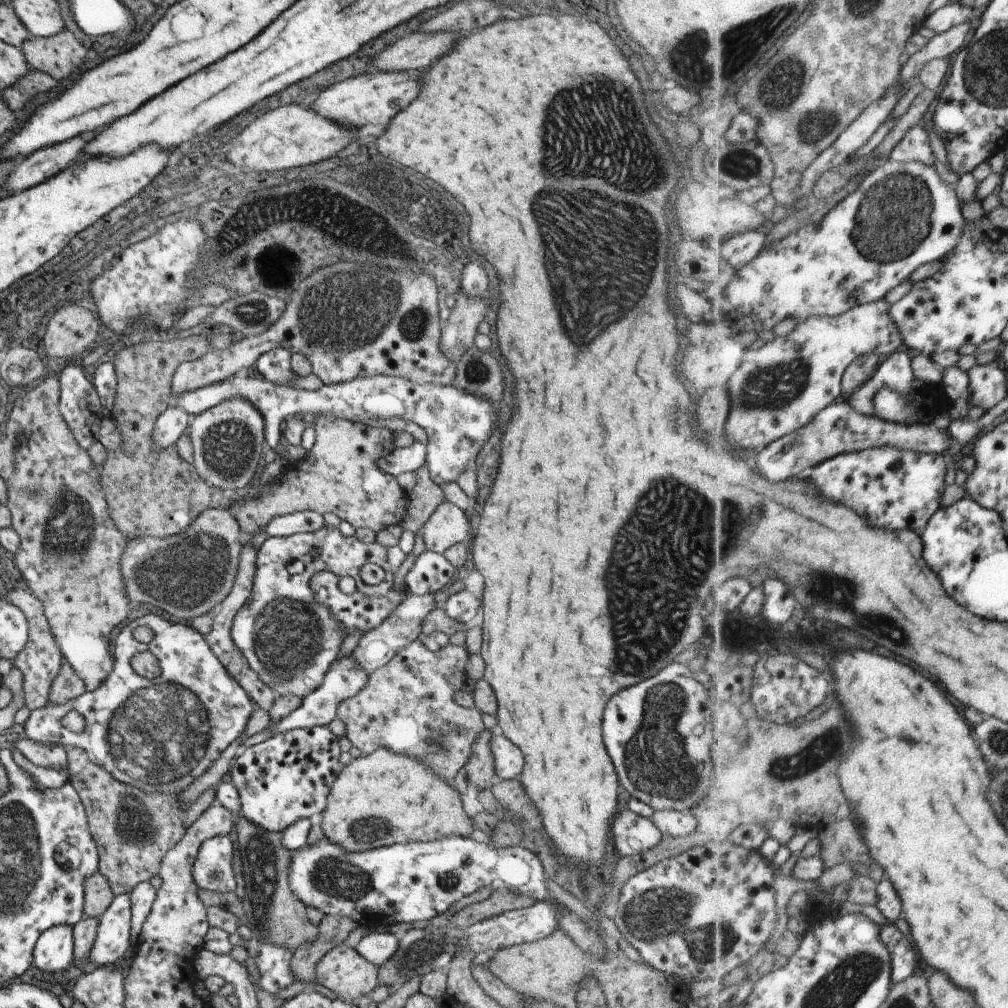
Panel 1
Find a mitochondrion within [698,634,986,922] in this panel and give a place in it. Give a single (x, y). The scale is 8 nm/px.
(821, 749)

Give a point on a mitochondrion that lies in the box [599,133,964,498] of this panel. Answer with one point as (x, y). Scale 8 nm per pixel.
(892, 217)

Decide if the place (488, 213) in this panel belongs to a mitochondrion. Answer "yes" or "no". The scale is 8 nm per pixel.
no

